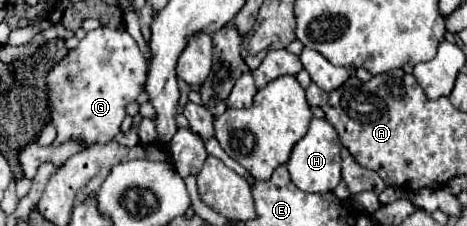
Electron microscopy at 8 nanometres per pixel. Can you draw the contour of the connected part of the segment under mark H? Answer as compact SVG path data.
M313 117L307 135L295 145L287 163L291 181L305 193L327 193L333 191L341 181L341 141L337 131L325 121Z

